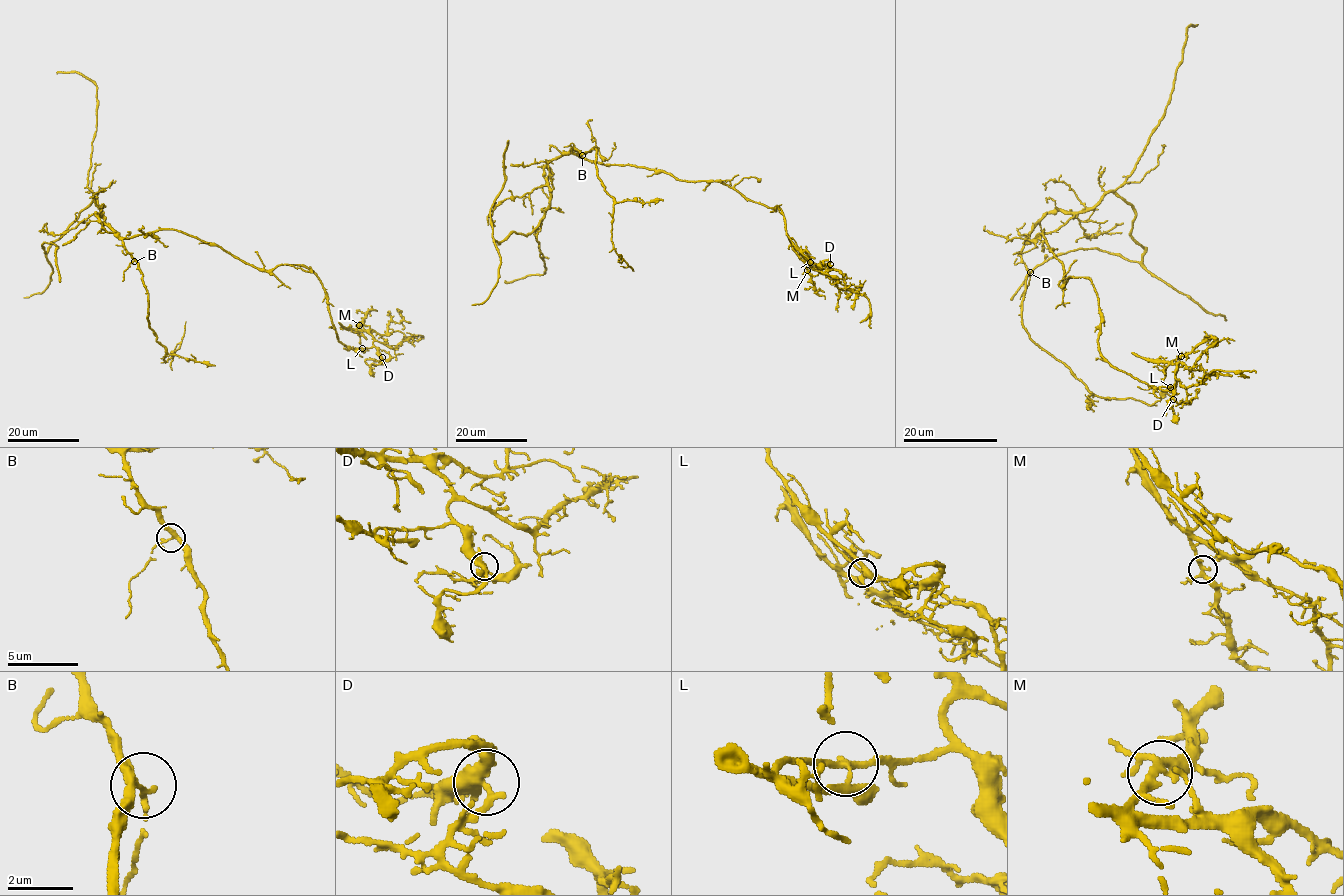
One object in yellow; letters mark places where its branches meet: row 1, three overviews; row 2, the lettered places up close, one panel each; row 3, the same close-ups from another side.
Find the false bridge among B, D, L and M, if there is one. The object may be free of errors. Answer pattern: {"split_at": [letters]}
{"split_at": ["L"]}

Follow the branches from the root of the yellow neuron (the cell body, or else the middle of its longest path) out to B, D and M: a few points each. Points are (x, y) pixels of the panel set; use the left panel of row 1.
B: (196, 237), (173, 229), (156, 229), (126, 237), (122, 242), (134, 261)
D: (196, 237), (267, 270), (283, 264), (307, 267), (324, 291), (338, 340), (353, 349), (374, 347), (382, 357)
M: (196, 237), (267, 270), (307, 267), (324, 291), (338, 340), (353, 349), (372, 347), (374, 338), (359, 325)

